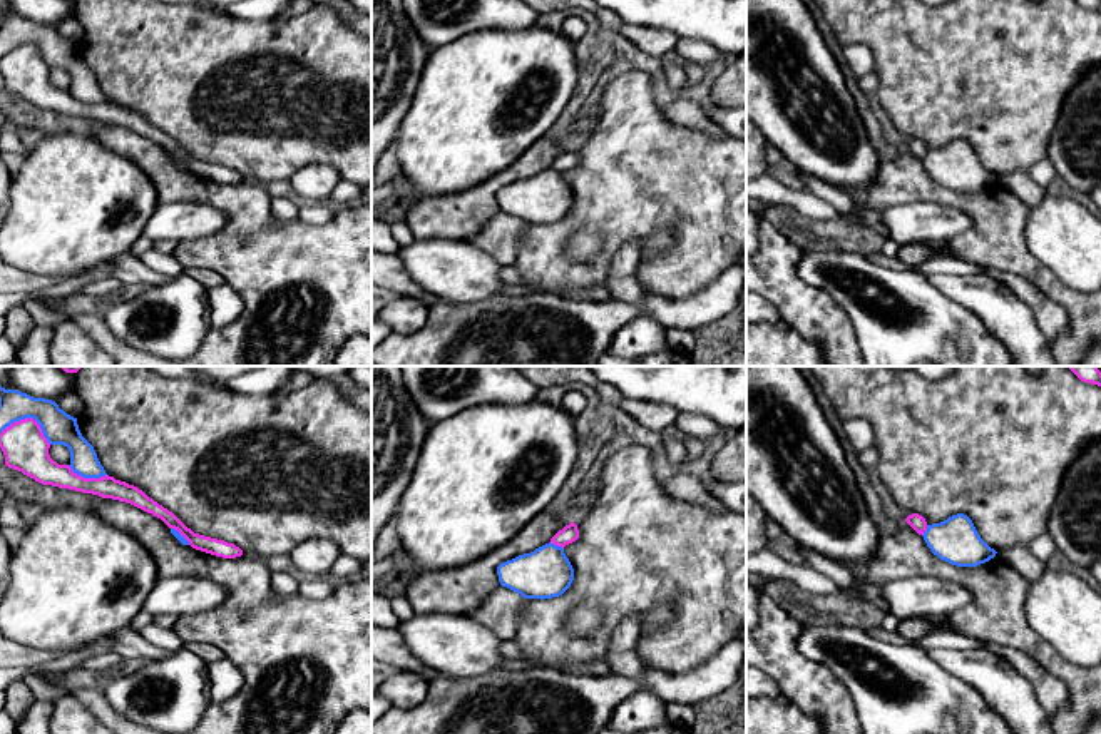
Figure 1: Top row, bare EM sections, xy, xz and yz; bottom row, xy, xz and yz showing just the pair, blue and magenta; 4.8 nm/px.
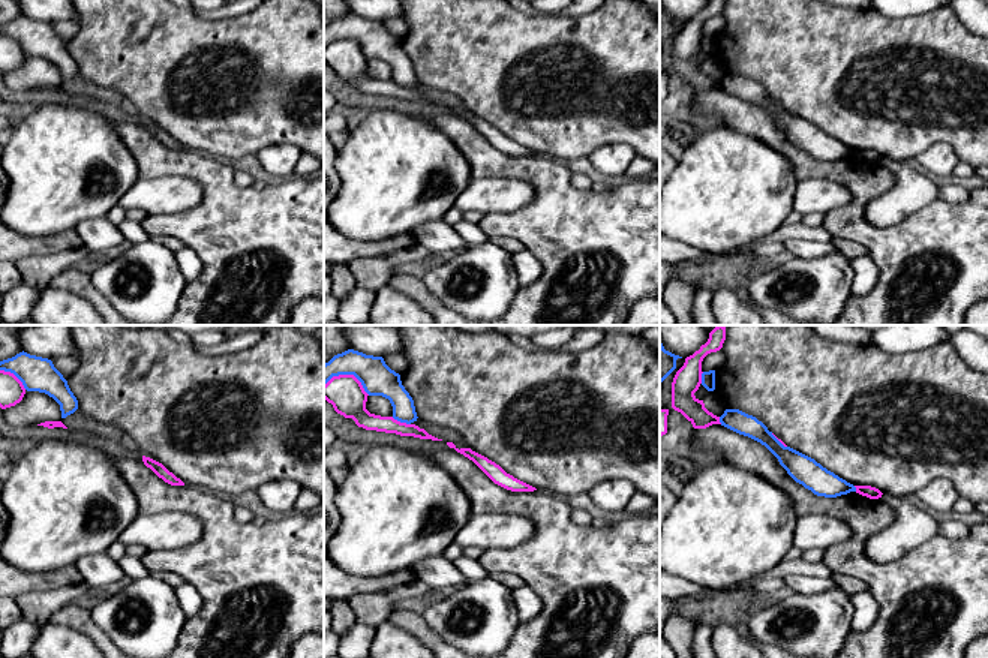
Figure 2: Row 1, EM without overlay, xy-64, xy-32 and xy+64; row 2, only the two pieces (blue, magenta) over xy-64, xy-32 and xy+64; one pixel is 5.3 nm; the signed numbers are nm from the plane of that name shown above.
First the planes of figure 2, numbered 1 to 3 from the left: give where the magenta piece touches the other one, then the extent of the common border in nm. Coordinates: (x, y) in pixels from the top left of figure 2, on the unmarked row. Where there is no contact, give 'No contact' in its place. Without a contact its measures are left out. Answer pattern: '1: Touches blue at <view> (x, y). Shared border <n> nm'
1: Touches blue at xy-64 (14, 38). Shared border 180 nm
2: Touches blue at xy-32 (401, 86). Shared border 110 nm
3: Touches blue at xy+64 (702, 42). Shared border 70 nm

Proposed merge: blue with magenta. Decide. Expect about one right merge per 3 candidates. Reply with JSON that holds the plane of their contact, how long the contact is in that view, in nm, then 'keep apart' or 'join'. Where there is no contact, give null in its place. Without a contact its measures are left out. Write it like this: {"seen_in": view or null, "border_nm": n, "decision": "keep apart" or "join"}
{"seen_in": "xy", "border_nm": 260, "decision": "keep apart"}

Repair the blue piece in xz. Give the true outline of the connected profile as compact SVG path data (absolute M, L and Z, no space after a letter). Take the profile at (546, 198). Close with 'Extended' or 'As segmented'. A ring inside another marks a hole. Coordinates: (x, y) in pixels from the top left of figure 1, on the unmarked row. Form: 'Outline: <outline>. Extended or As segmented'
Outline: M545 169L497 192L499 207L524 224L562 221L574 206L574 194L562 172Z. As segmented

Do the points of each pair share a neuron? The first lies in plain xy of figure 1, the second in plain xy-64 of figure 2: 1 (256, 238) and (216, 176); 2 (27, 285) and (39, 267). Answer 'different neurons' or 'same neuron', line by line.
1: same neuron
2: different neurons

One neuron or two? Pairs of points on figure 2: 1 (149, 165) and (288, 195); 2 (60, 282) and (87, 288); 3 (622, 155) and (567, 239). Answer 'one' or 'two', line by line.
1: one
2: one
3: two

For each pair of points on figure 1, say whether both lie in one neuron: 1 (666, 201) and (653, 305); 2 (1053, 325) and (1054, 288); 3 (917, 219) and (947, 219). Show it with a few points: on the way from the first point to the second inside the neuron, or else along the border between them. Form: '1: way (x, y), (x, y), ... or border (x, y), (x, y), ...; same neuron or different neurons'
1: border (646, 293), (670, 298), (693, 295); different neurons
2: border (1023, 278), (1066, 311), (1068, 328), (1054, 341); different neurons
3: way (924, 219), (941, 219); same neuron

